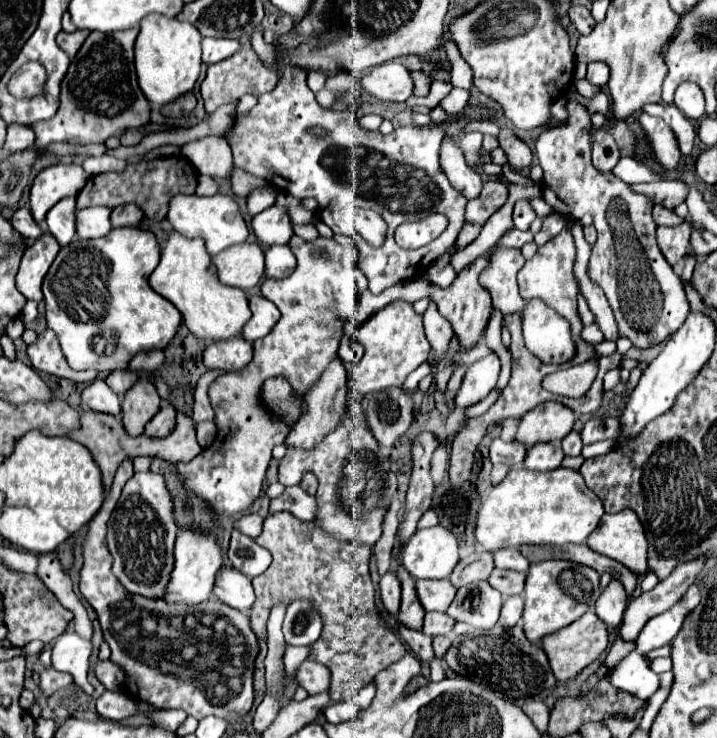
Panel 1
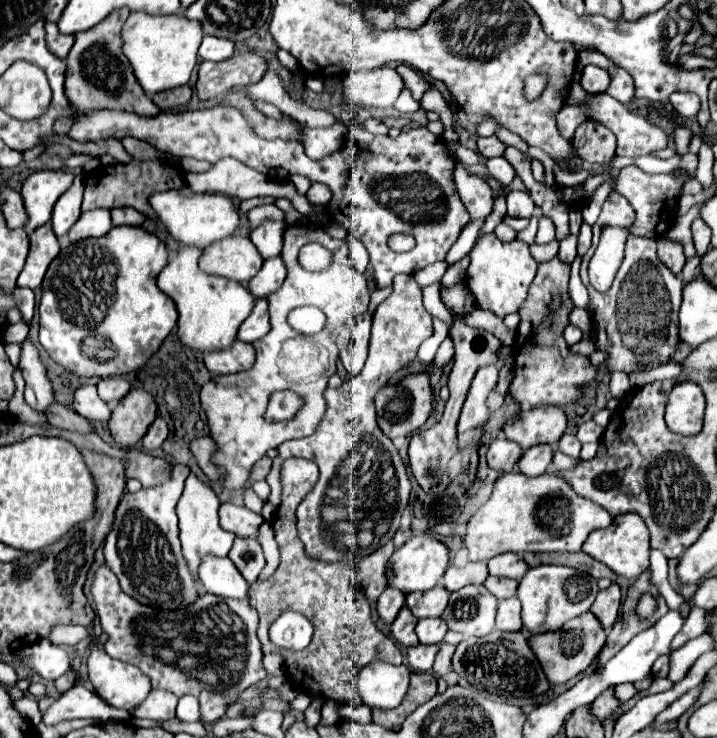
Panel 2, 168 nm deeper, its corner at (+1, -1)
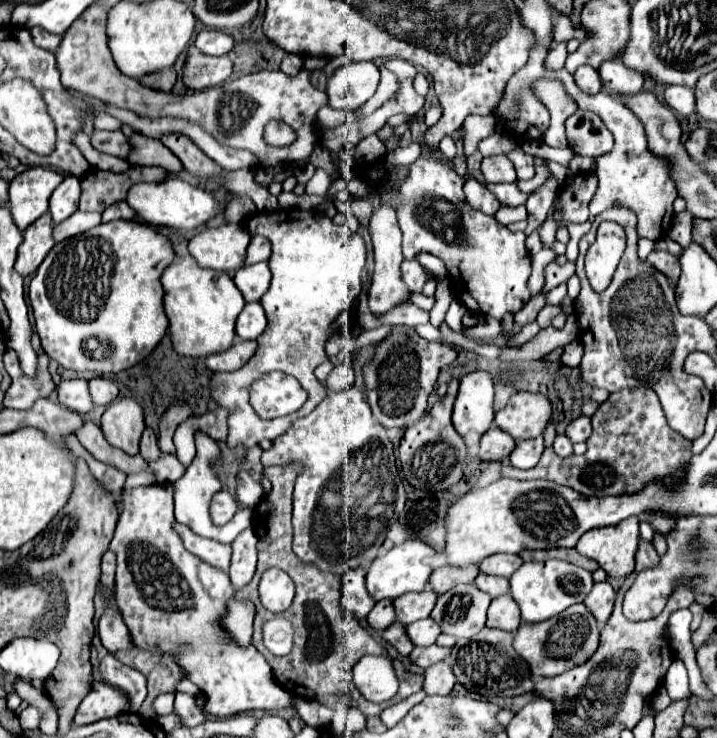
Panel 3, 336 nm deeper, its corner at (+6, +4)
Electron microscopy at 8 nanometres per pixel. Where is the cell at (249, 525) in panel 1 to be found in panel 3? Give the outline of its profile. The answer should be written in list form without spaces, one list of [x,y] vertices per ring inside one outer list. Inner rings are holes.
[[[227,491],[215,493],[213,501],[211,501],[211,511],[209,511],[213,525],[225,525],[227,521],[231,521],[231,517],[235,515],[237,509],[239,509],[239,505],[233,495],[229,495]]]

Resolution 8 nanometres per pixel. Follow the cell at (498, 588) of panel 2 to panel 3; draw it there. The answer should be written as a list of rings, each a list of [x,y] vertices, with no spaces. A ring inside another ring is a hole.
[[[479,573],[477,579],[475,579],[475,585],[489,593],[491,597],[499,597],[499,595],[505,595],[509,593],[509,579],[505,577],[495,577],[495,575],[485,575],[485,573]]]

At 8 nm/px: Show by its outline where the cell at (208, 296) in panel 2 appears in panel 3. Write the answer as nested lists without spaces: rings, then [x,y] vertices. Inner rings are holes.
[[[189,255],[185,259],[175,259],[175,263],[165,269],[161,283],[165,289],[163,307],[169,319],[169,335],[173,349],[179,355],[207,357],[231,347],[235,337],[235,319],[243,311],[245,299],[227,273],[203,269]]]

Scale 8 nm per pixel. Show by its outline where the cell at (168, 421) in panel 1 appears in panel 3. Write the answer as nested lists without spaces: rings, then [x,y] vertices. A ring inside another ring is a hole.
[[[145,429],[143,431],[143,437],[141,437],[141,457],[145,461],[157,461],[161,455],[159,447],[157,447],[157,435],[153,429]]]

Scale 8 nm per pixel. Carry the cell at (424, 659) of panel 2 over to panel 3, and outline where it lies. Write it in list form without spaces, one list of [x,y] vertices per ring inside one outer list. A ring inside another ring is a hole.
[[[431,645],[431,647],[415,647],[413,653],[409,655],[411,661],[421,667],[421,669],[427,669],[431,665],[435,665],[437,661],[445,659],[449,655],[449,649],[443,649],[443,647],[437,647],[437,645]]]

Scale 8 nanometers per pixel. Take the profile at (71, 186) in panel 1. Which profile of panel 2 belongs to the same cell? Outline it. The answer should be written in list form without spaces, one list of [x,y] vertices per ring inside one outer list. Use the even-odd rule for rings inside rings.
[[[40,170],[26,178],[20,194],[24,198],[24,208],[28,214],[26,230],[32,232],[52,218],[52,208],[56,200],[72,186],[72,172]]]

